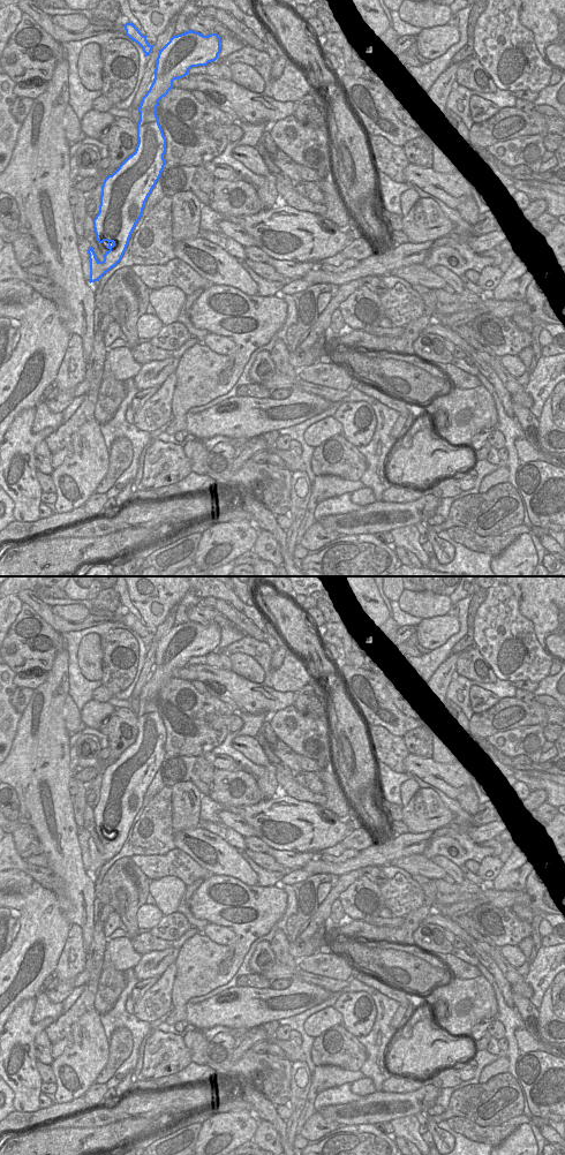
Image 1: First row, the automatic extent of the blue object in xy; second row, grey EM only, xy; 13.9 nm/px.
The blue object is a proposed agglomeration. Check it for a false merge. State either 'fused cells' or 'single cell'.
single cell

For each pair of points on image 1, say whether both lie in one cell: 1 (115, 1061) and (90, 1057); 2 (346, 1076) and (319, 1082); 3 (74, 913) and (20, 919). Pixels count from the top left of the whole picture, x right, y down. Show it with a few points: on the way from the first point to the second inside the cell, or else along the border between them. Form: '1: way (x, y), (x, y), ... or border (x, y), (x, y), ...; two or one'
1: border (110, 1043), (108, 1059), (95, 1081); two
2: way (339, 1076), (326, 1077); one
3: border (51, 890), (69, 926); two

